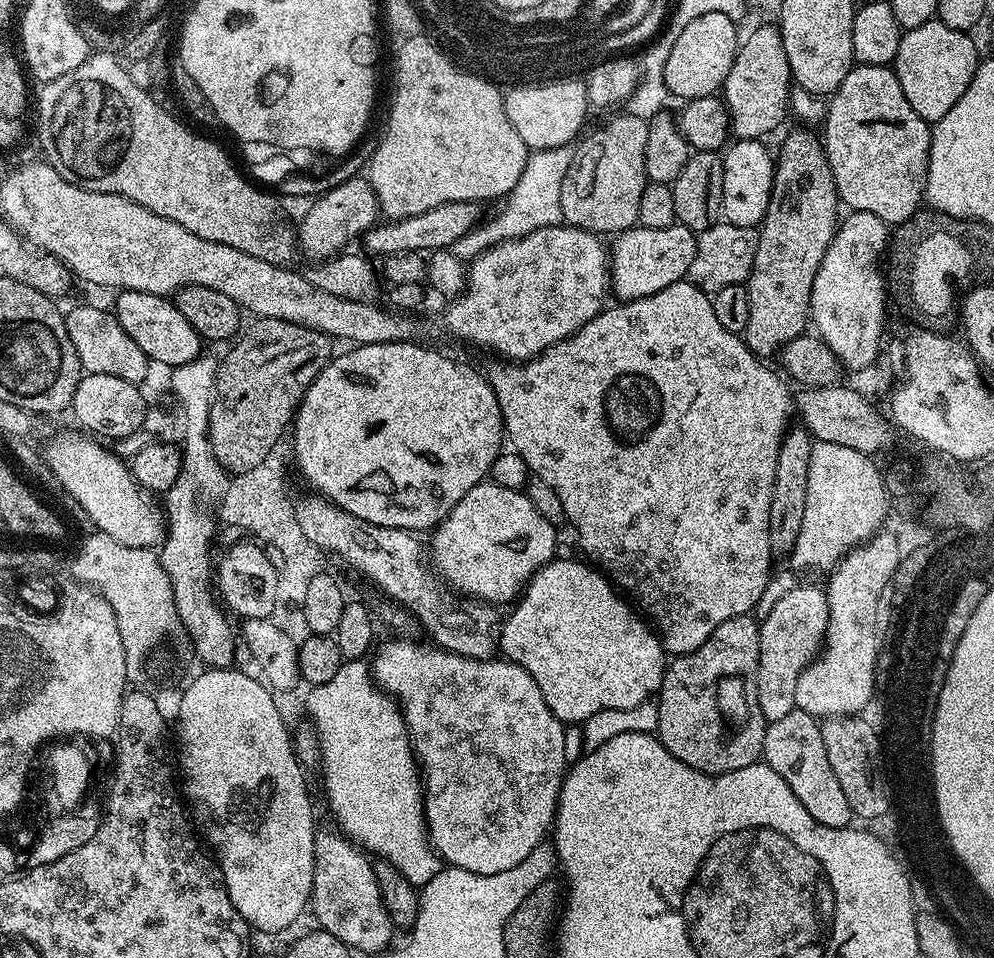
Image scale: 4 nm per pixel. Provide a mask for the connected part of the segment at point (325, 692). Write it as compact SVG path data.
M367 659L344 660L341 668L330 682L313 687L308 693L308 712L312 715L311 727L316 729L316 740L320 743L320 758L318 761L318 772L324 775L324 796L328 799L328 808L332 811L335 827L343 832L353 844L359 846L365 853L379 858L383 863L393 864L406 878L406 882L422 886L434 878L442 867L442 861L436 855L435 848L430 846L428 839L428 823L424 821L424 785L420 765L416 763L416 755L412 753L412 744L408 740L408 728L404 725L404 714L400 711L400 705L392 699L388 693L376 687L372 670Z

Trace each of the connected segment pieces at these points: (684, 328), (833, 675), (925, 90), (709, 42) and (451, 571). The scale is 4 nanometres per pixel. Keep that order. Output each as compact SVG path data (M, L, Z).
M686 278L666 286L666 290L658 290L658 294L650 294L637 300L626 300L617 303L615 306L617 308L605 307L594 319L586 322L586 326L582 326L577 330L573 336L567 336L565 340L550 346L545 352L538 353L533 360L496 362L500 364L490 365L488 373L486 372L486 379L498 398L498 406L504 419L504 434L511 451L516 452L523 458L529 473L535 479L537 476L556 495L556 500L560 503L560 508L564 511L565 518L572 523L572 528L576 531L577 538L580 539L581 550L589 556L587 559L599 571L603 572L625 597L631 598L634 601L635 607L647 617L656 635L659 636L661 644L664 645L665 653L671 654L673 657L685 656L687 652L698 650L698 646L702 646L702 642L706 642L706 638L710 638L710 634L714 634L714 630L718 630L718 626L722 626L722 622L730 622L730 618L749 615L753 611L751 608L759 602L760 595L768 588L768 575L771 574L772 563L774 563L774 557L770 550L770 502L774 494L774 470L778 466L778 450L780 449L780 443L784 441L785 432L790 427L788 419L792 416L792 396L788 393L787 386L789 387L789 385L783 379L780 381L764 365L767 363L748 349L747 344L744 343L737 333L726 330L726 326L722 326L722 322L718 322L718 318L714 314L711 295L702 291L698 286L691 284Z
M881 530L870 540L865 540L859 548L853 548L827 577L828 594L828 632L824 643L812 663L805 666L794 688L794 705L799 711L817 718L850 716L851 710L860 708L868 698L872 684L872 662L876 654L880 636L888 623L888 604L886 603L885 584L889 572L896 563L897 539L891 531Z
M935 18L927 20L917 28L907 29L901 35L898 54L894 61L894 71L902 86L902 94L906 94L906 102L914 106L914 110L923 120L929 122L941 120L946 114L950 114L954 102L958 102L958 98L966 94L966 86L970 86L978 67L976 44L971 40L972 38L969 33L950 30L950 26Z
M721 12L702 14L694 18L678 34L674 42L674 50L670 50L670 58L666 58L664 81L673 97L681 96L687 102L694 98L717 95L723 89L726 78L730 74L730 66L734 66L738 36L736 40L735 19Z
M491 482L475 484L452 507L448 517L436 525L431 533L430 564L453 593L496 606L511 605L523 593L525 584L537 570L555 557L558 543L556 528L532 505L531 498L524 495L523 491L506 490Z

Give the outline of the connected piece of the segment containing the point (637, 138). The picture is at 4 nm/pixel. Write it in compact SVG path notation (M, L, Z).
M621 114L579 141L580 149L577 147L573 151L570 170L566 170L566 178L562 178L560 205L567 223L597 234L619 234L637 227L638 202L642 202L646 183L644 151L647 133L647 120Z

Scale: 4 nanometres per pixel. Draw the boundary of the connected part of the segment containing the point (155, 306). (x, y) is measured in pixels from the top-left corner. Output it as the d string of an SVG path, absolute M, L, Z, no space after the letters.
M120 290L115 296L114 315L122 330L126 330L126 334L138 342L138 350L142 350L149 361L156 363L157 360L158 363L165 364L165 369L171 370L201 355L200 335L194 326L190 326L190 322L186 322L186 318L182 318L182 310L178 310L178 306L169 297L146 294L142 290Z

